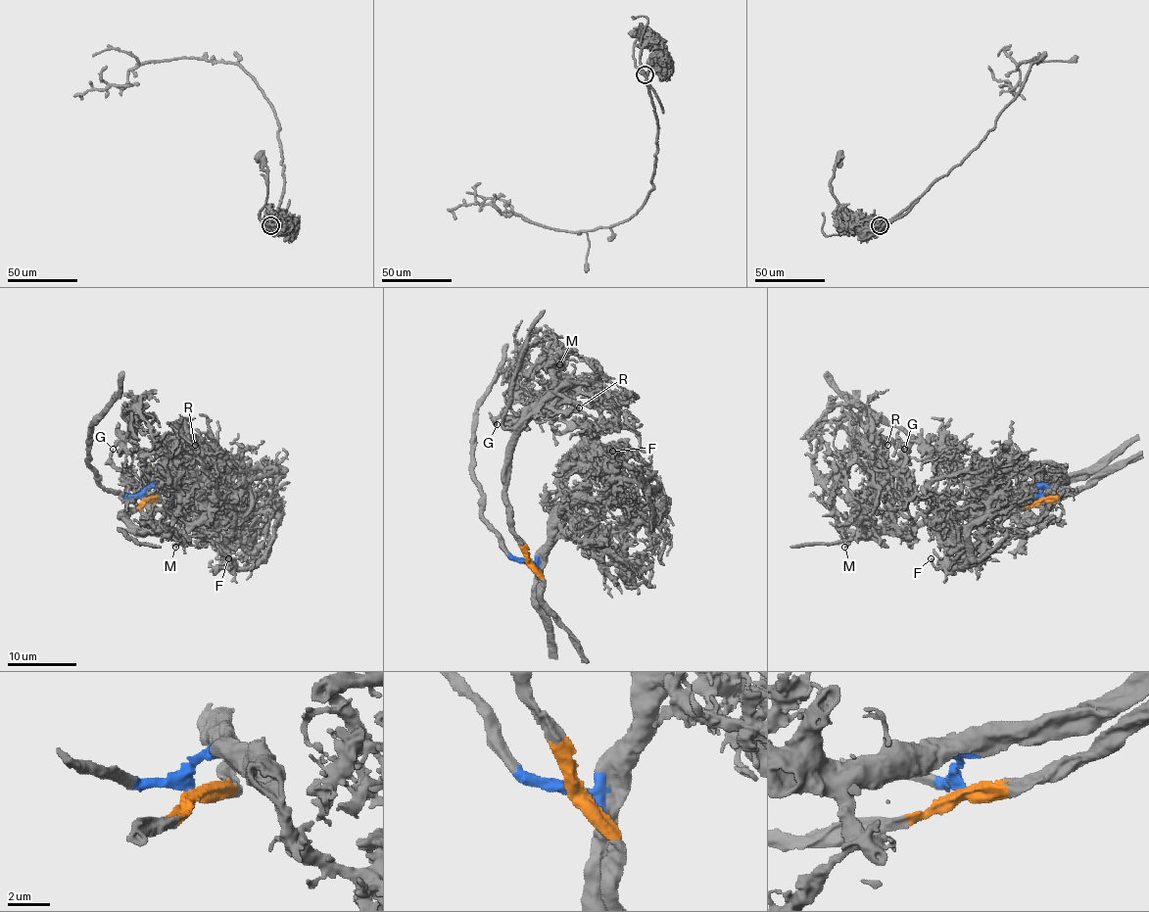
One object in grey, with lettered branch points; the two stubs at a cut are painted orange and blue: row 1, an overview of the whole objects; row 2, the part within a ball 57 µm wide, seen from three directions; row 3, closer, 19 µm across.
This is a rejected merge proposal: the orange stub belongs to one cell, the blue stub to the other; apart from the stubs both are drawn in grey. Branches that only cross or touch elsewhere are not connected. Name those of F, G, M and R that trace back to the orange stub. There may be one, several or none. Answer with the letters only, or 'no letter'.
G, M, R

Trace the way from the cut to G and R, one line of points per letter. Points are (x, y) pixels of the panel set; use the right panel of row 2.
G: (1042, 499), (1009, 513), (924, 518), (906, 528), (892, 528), (887, 503), (899, 485), (898, 464), (905, 449)
R: (1042, 499), (1009, 513), (924, 518), (906, 528), (892, 528), (887, 523), (884, 438), (887, 445)

